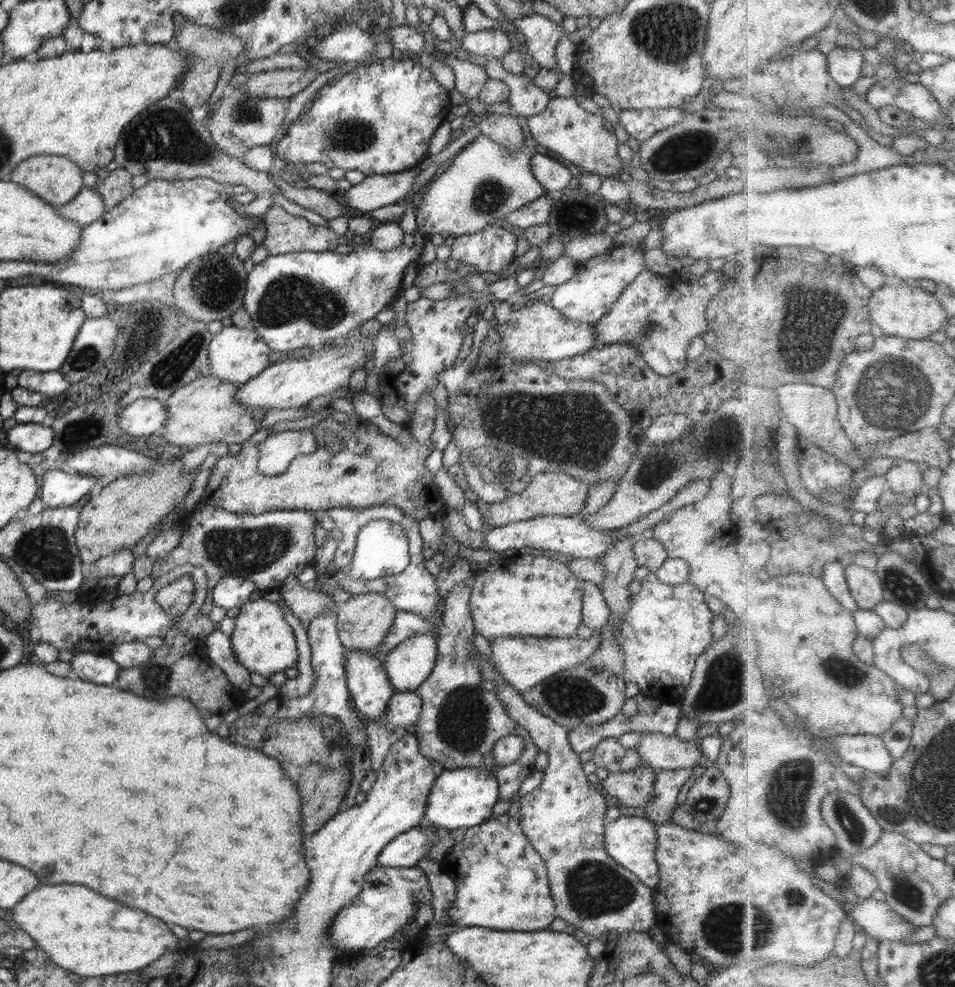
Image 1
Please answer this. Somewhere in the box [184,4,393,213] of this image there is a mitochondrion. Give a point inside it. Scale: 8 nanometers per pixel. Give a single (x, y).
(352, 135)

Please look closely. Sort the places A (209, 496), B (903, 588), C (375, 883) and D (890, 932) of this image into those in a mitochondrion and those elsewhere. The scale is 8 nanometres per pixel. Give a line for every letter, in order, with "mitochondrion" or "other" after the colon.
A: other
B: mitochondrion
C: other
D: other

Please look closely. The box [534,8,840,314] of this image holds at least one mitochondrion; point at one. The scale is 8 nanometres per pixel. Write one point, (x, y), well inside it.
(689, 150)

